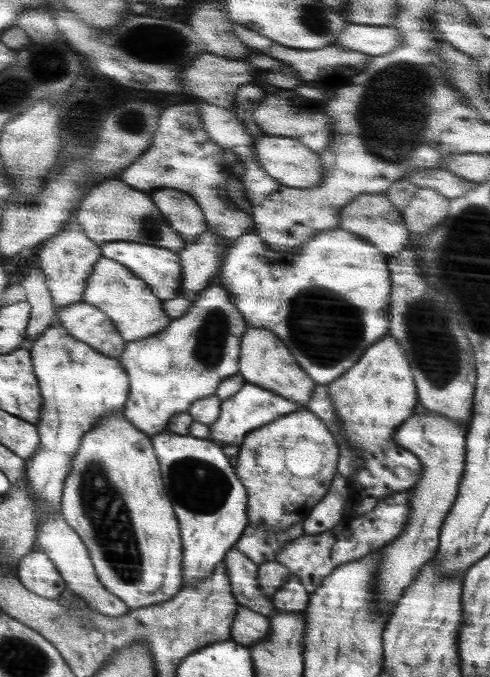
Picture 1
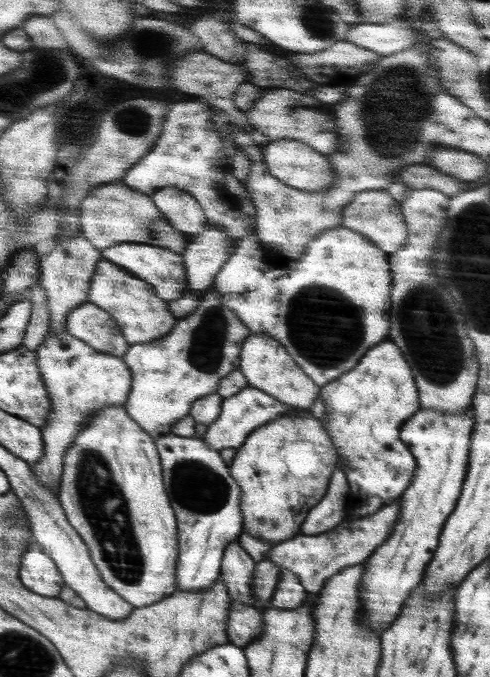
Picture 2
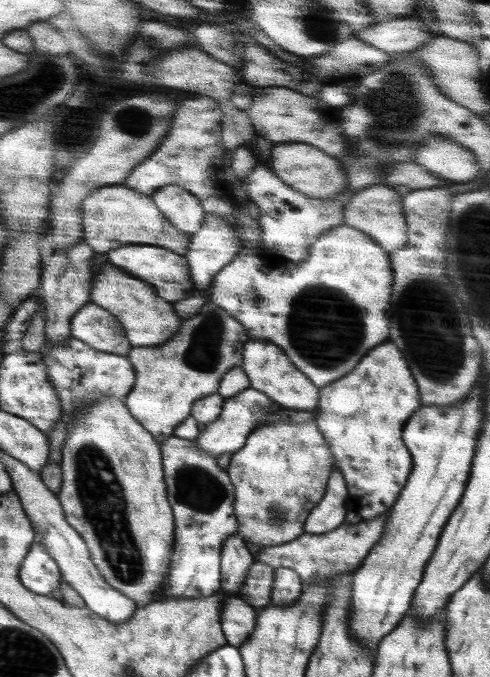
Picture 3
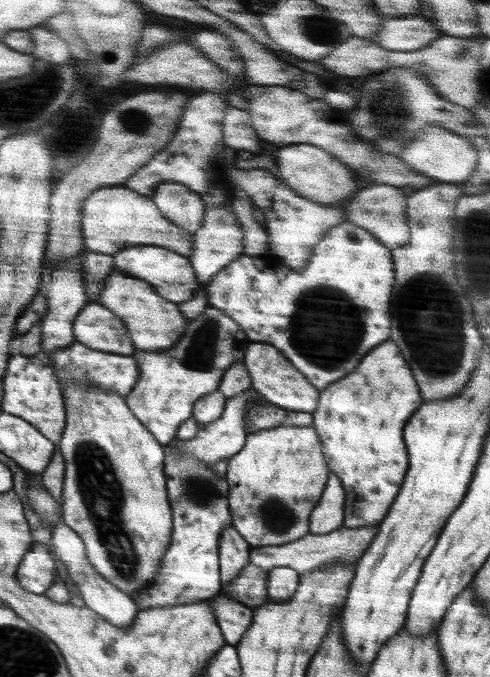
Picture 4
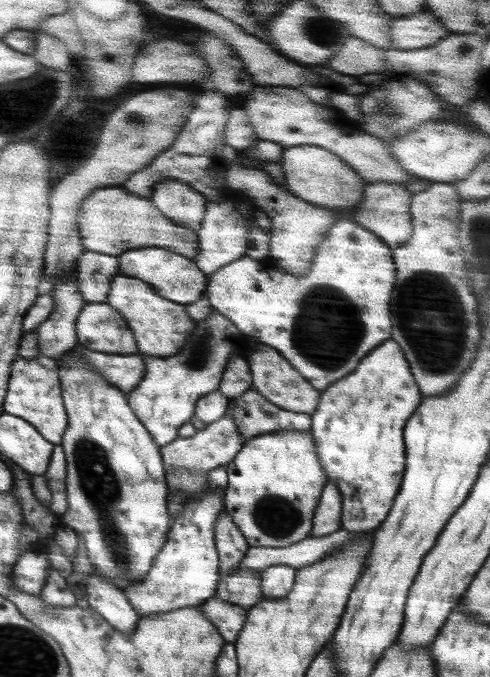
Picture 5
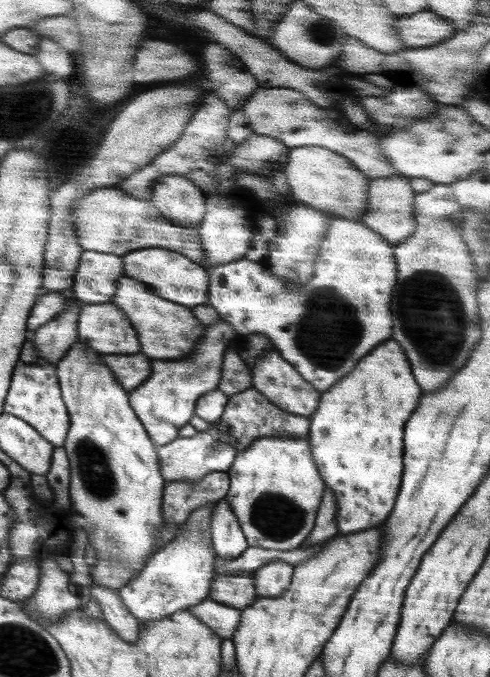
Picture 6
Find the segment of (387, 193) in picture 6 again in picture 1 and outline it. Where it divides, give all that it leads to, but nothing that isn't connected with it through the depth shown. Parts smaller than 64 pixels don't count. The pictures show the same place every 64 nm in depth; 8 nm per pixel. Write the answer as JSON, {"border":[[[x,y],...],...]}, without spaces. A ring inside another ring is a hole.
{"border":[[[385,193],[358,195],[352,203],[341,209],[339,228],[352,232],[373,244],[386,256],[397,255],[409,242],[409,229],[405,224],[402,212],[384,196]]]}

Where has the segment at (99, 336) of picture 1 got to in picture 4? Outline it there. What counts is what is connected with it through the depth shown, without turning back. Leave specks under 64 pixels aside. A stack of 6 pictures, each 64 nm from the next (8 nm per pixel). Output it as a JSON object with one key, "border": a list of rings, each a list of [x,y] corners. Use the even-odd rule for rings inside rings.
{"border":[[[90,302],[74,325],[77,340],[104,352],[134,355],[129,328],[122,317],[100,302]]]}

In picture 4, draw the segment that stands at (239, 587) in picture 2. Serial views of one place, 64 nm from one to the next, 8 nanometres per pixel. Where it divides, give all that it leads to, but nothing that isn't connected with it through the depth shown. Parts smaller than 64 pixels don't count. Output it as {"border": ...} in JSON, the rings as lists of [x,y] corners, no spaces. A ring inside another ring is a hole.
{"border":[[[232,526],[222,532],[218,548],[220,548],[221,580],[224,586],[228,586],[236,576],[241,575],[245,567],[249,566],[252,546]]]}

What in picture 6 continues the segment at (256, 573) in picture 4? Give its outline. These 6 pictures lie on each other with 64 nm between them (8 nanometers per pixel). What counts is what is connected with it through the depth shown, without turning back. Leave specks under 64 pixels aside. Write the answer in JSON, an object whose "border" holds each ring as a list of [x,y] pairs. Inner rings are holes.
{"border":[[[252,572],[216,577],[209,599],[241,610],[250,606],[258,600]]]}

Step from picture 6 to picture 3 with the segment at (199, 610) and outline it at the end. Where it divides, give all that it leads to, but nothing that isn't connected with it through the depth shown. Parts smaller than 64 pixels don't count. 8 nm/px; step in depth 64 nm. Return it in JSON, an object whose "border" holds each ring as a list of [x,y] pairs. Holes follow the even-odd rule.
{"border":[[[226,597],[222,604],[222,628],[228,644],[242,646],[256,628],[258,610],[240,597]]]}

